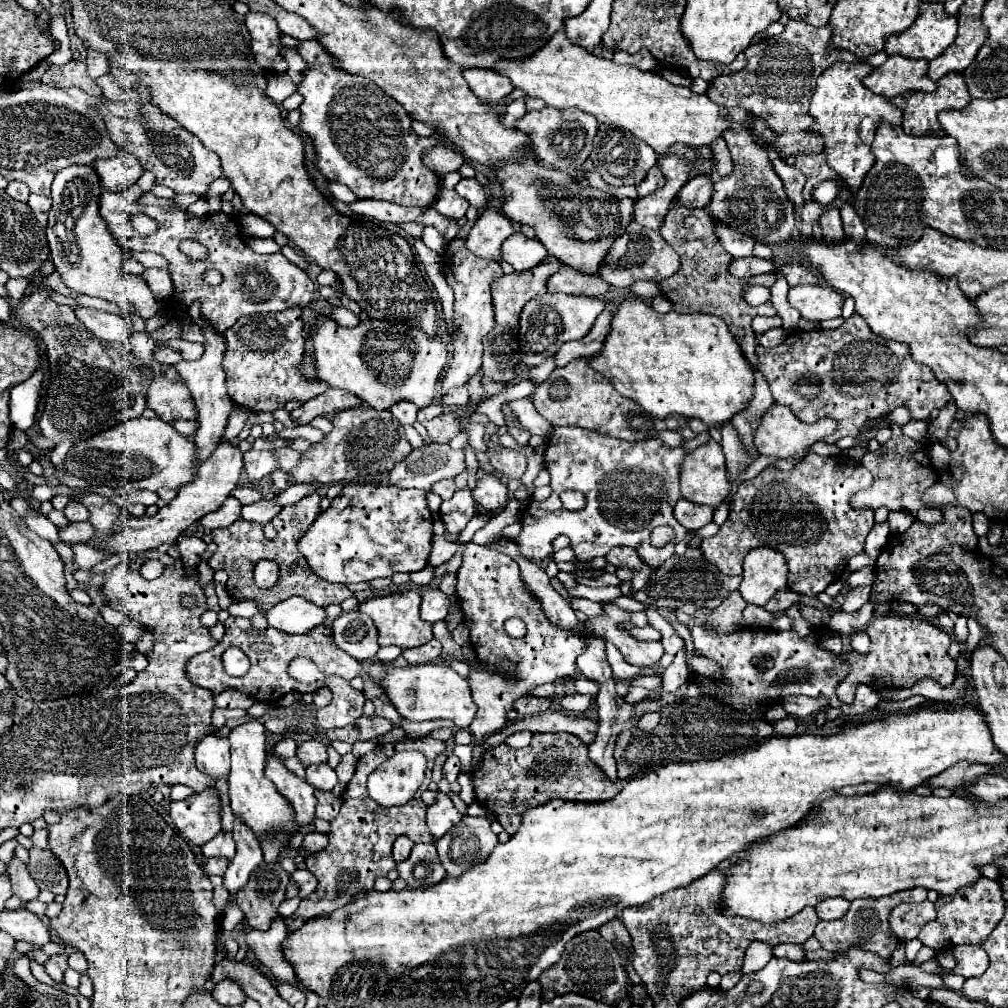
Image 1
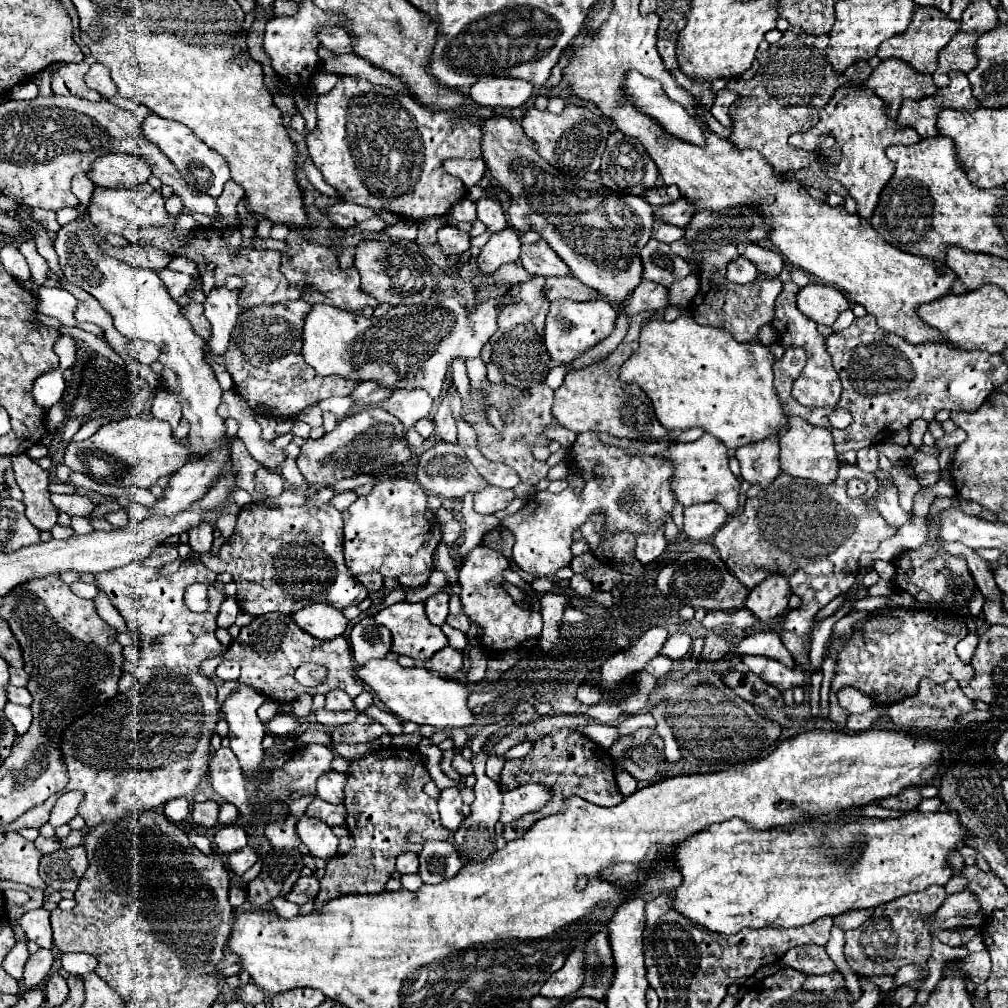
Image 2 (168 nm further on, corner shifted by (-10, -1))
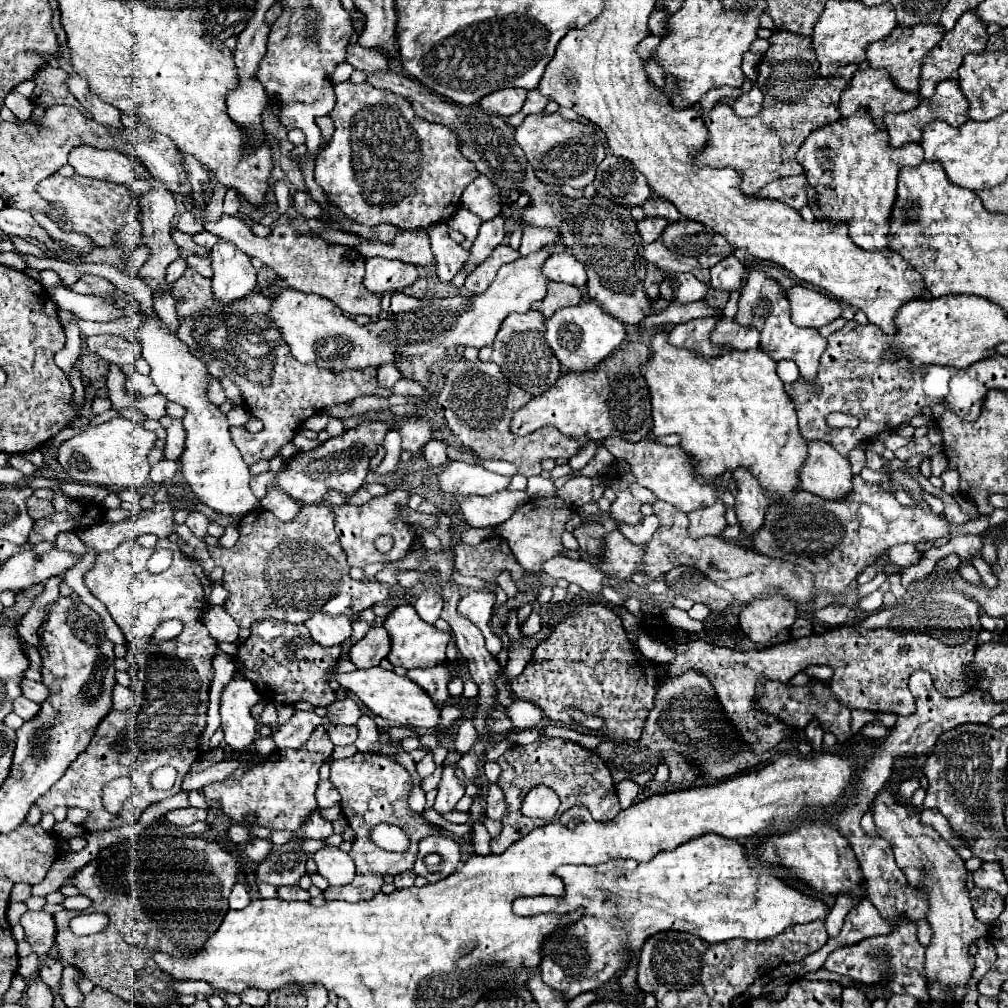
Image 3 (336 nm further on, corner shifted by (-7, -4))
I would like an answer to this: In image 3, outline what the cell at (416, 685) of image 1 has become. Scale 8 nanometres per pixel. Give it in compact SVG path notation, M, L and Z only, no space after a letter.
M370 667L370 669L356 669L352 673L338 673L336 681L344 689L352 691L374 715L378 715L382 719L388 719L394 725L428 729L428 727L436 727L440 723L438 707L408 677L398 677L396 673L386 671L382 667Z

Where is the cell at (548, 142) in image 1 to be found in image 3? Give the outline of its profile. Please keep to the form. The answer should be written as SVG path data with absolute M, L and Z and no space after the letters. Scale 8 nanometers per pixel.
M560 113L528 115L516 129L516 143L526 153L536 177L546 185L570 185L574 189L584 189L594 181L596 169L606 157L604 137L596 125L568 121Z

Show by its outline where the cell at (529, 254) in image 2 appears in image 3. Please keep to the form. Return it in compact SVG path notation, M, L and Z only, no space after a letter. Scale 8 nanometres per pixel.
M568 251L556 253L554 257L550 257L550 261L546 261L546 265L544 265L544 273L546 273L546 277L550 277L550 281L568 283L578 289L584 289L588 283L584 265Z

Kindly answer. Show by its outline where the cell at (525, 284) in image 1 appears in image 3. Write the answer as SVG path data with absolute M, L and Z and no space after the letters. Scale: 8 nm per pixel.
M528 311L526 315L510 315L506 317L506 321L502 321L502 327L492 345L492 361L502 367L502 373L506 373L506 377L510 377L514 385L532 395L542 395L560 377L560 361L546 343L544 333L544 317L538 311Z

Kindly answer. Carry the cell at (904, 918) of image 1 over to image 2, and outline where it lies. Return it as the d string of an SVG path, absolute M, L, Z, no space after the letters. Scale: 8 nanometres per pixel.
M965 890L959 894L949 896L935 914L925 918L925 926L931 934L937 934L939 930L955 928L955 926L979 926L983 922L981 908L977 906L977 900Z

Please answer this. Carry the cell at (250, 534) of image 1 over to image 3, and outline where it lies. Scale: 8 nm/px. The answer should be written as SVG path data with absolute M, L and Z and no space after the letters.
M306 505L302 507L300 515L290 523L278 521L270 511L254 511L240 521L238 529L240 529L240 539L236 541L234 547L208 546L208 549L216 565L224 567L222 583L224 589L228 591L224 609L242 629L248 629L254 621L262 621L262 619L304 623L316 611L344 613L350 619L354 619L364 609L382 603L390 597L390 587L378 583L376 579L354 581L352 577L348 577L350 567L346 561L346 553L340 547L338 535L334 531L334 513L330 507Z

